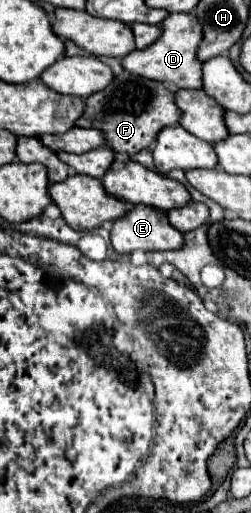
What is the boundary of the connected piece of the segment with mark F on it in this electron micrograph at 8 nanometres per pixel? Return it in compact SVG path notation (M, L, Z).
M134 75L114 79L106 89L92 93L84 103L84 113L76 121L76 127L100 129L106 145L114 153L134 155L140 149L152 147L160 129L178 123L178 107L174 107L174 93L162 83L150 79L138 79Z

